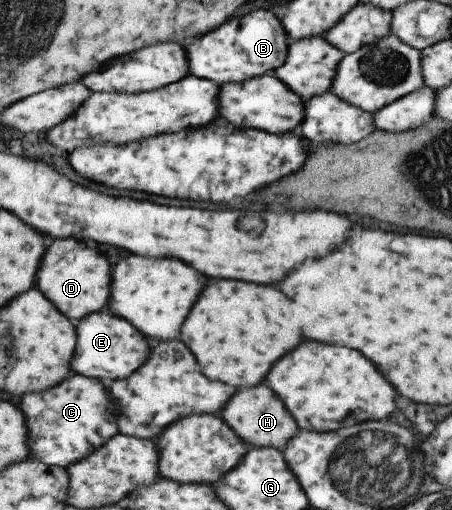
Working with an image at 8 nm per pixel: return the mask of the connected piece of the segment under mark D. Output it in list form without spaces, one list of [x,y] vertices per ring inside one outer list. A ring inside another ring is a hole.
[[[53,240],[37,272],[37,288],[71,320],[81,320],[109,304],[109,260],[81,240]]]

